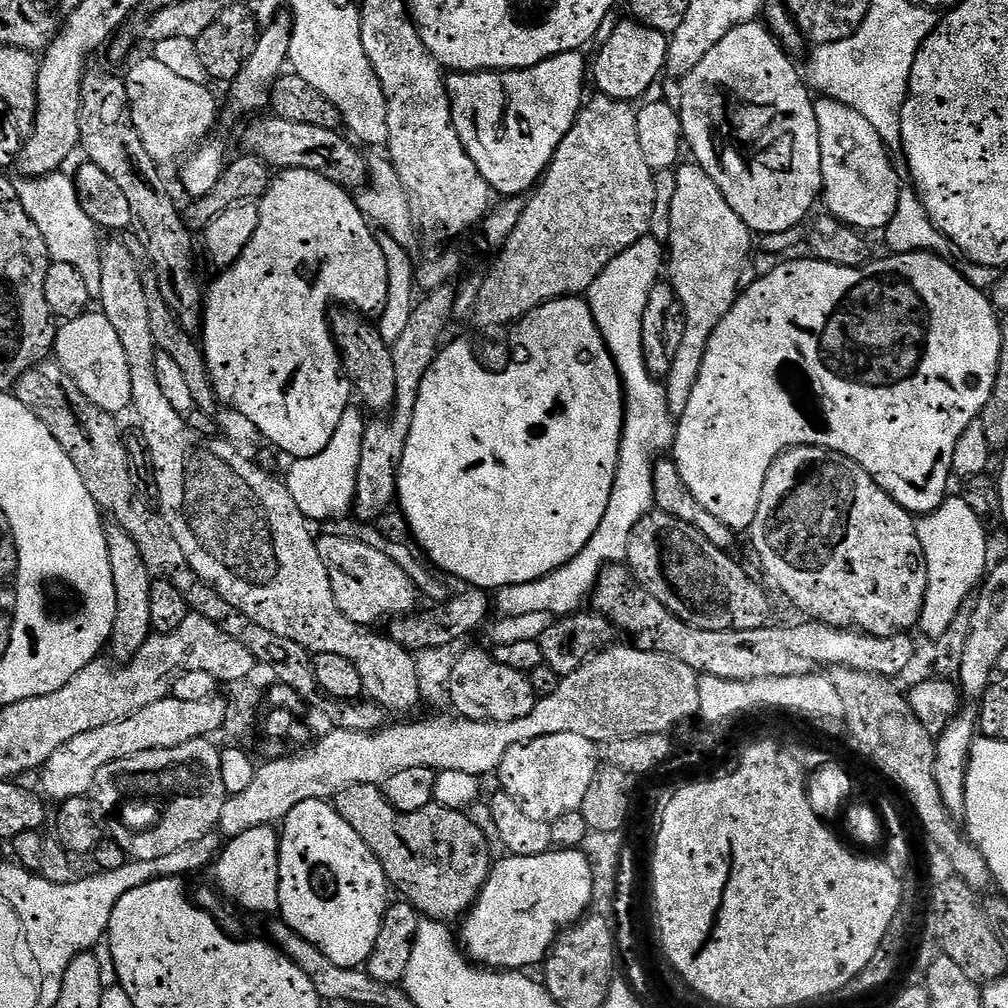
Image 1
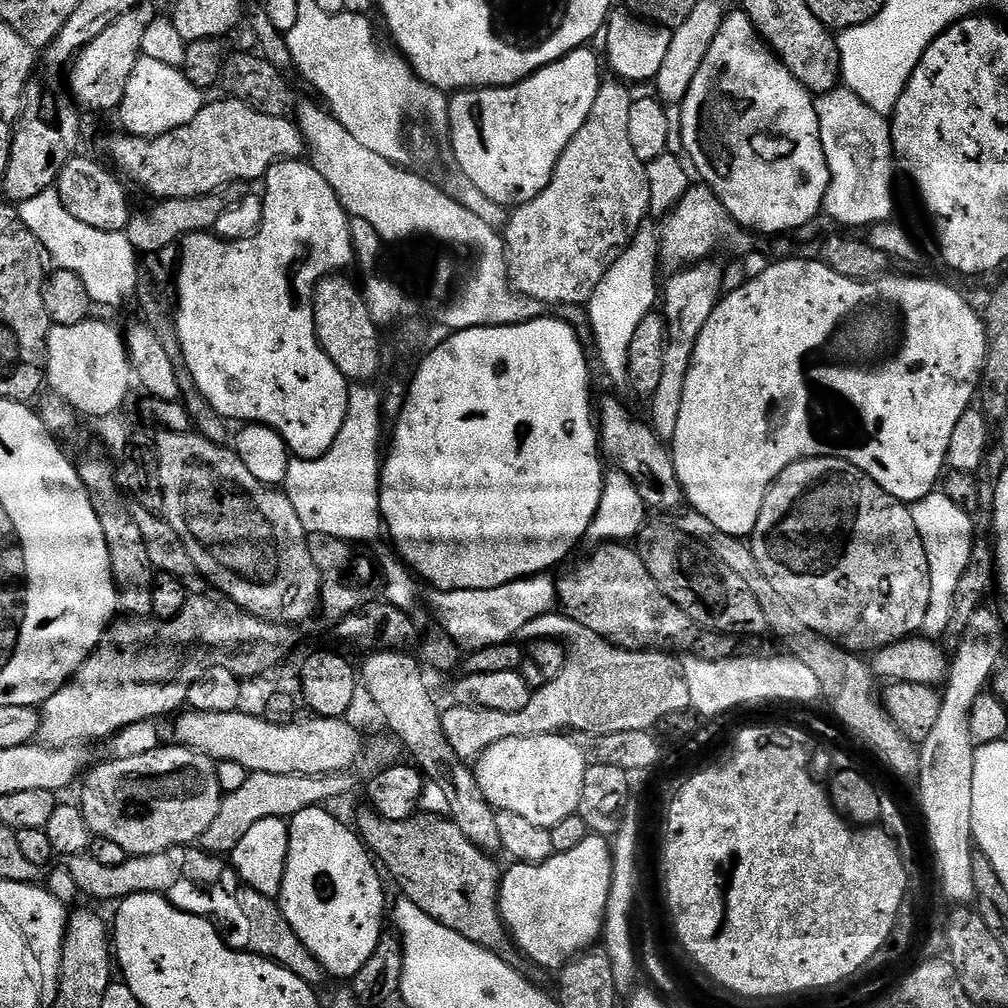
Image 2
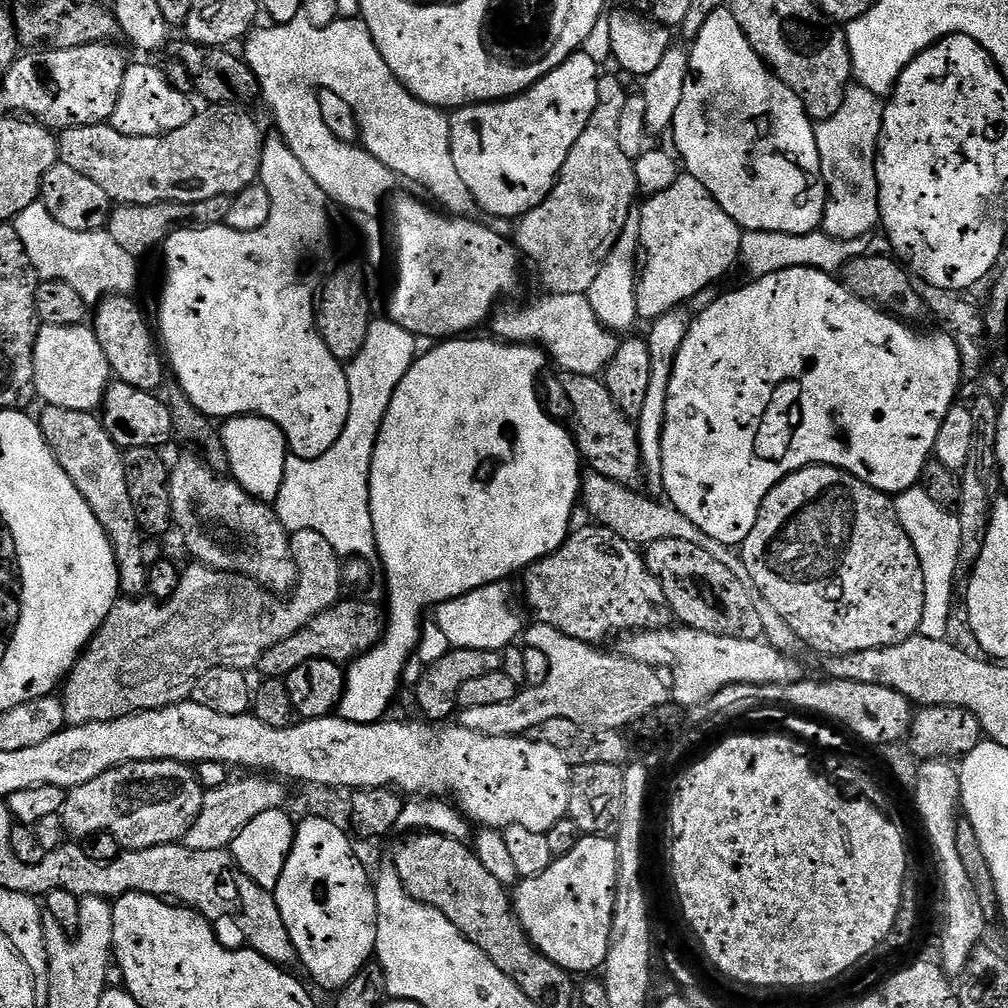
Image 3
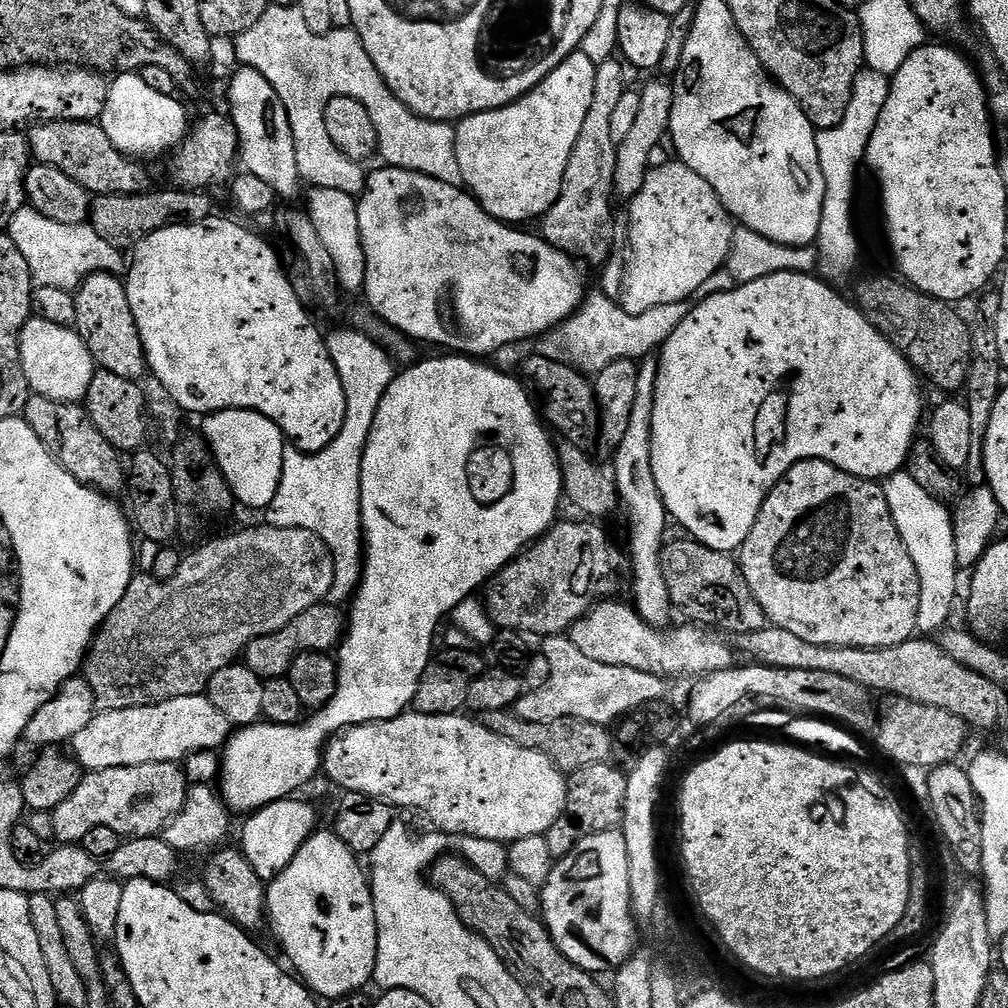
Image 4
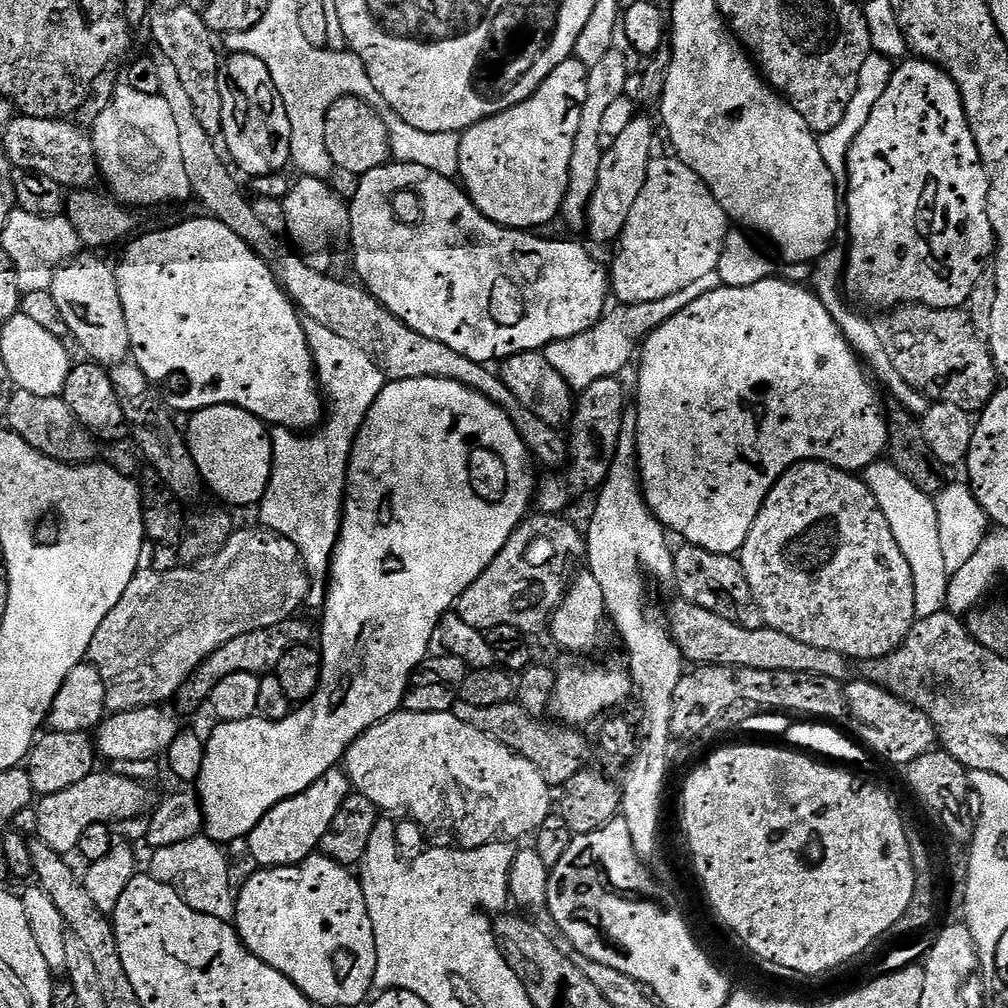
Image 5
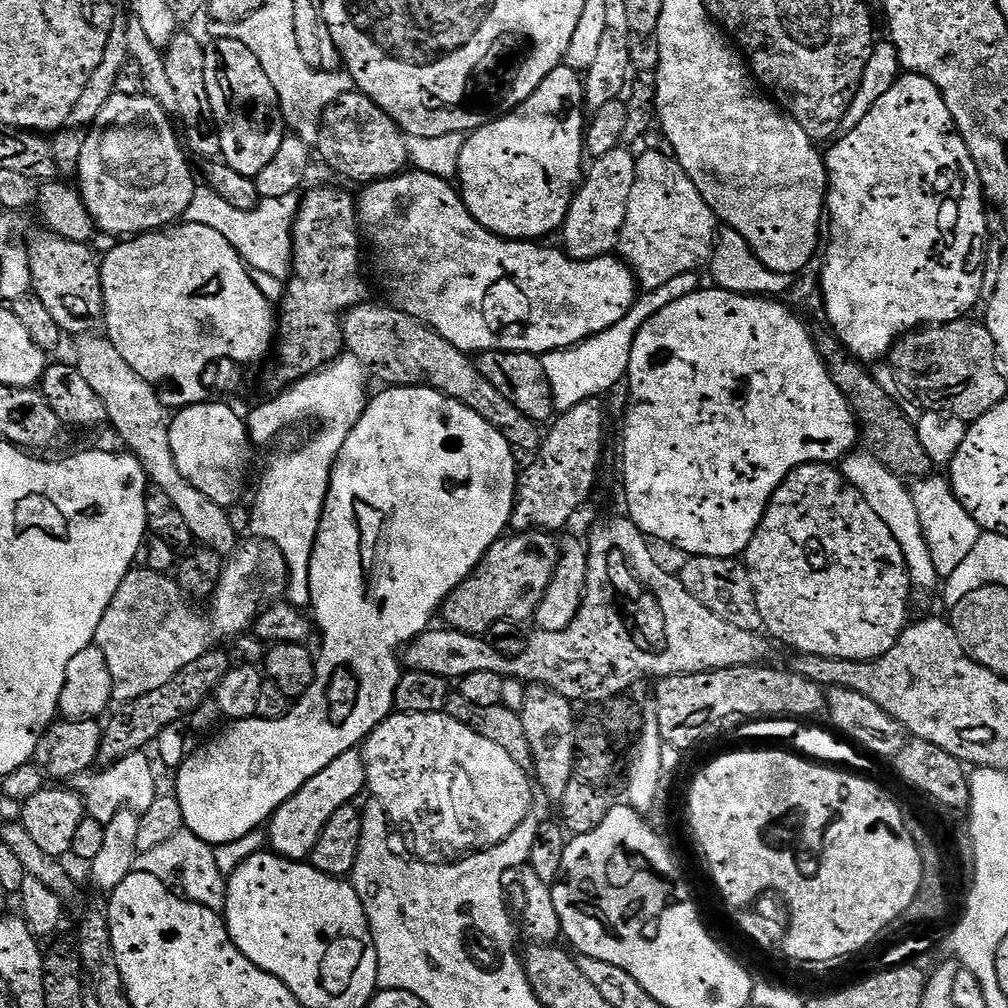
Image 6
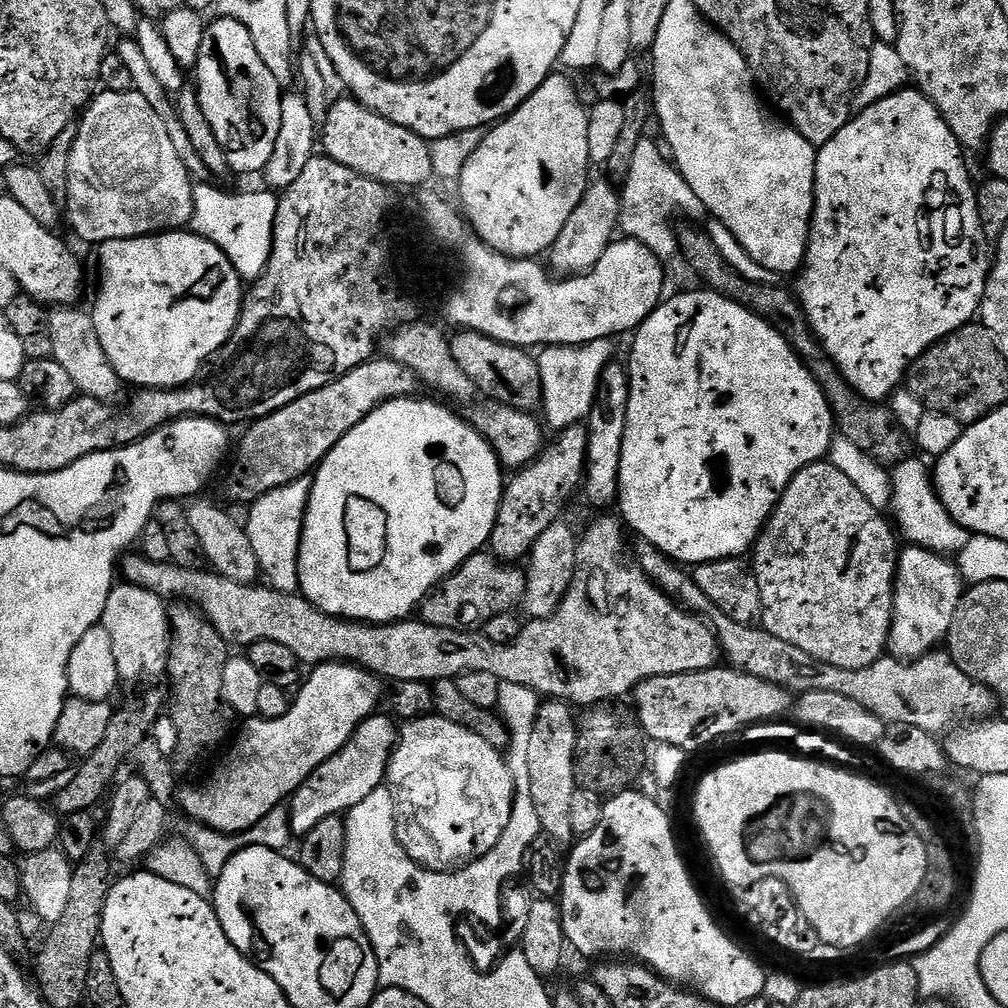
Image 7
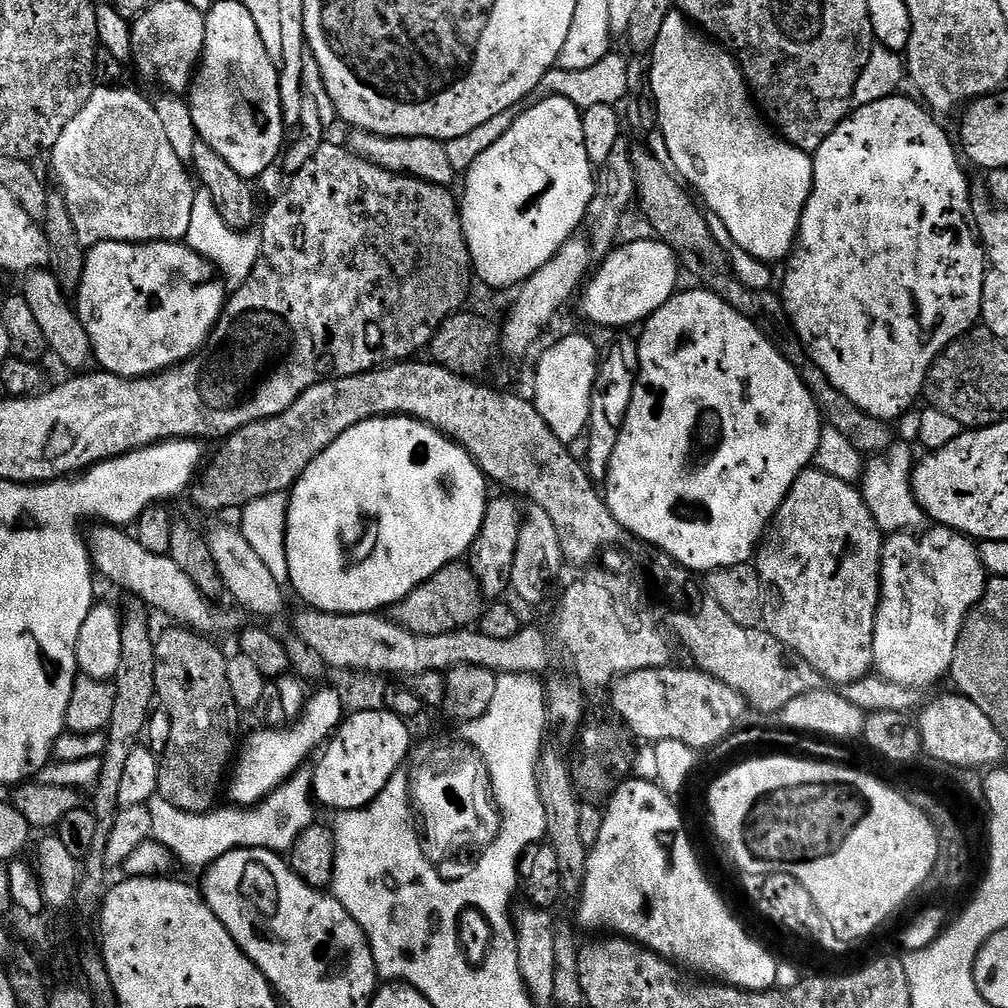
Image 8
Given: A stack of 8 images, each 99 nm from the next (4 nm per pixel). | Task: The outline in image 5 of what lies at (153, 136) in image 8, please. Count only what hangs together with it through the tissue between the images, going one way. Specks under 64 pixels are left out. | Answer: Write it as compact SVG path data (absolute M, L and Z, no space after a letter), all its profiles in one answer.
M117 87L109 106L91 125L90 135L99 179L112 187L111 195L119 203L141 210L192 196L189 177L182 164L177 125L168 103L159 95Z

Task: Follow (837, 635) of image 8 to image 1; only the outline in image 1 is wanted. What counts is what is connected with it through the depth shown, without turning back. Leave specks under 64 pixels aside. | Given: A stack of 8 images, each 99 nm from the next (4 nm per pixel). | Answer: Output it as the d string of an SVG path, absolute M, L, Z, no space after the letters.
M804 444L801 448L789 448L770 466L766 474L766 482L762 486L762 494L758 502L758 510L754 514L754 522L750 529L752 548L764 567L764 572L780 587L780 592L800 612L805 612L812 622L829 624L832 628L851 628L859 630L868 636L898 636L911 633L919 625L922 606L926 602L926 586L928 585L928 567L922 550L922 542L918 538L916 520L913 513L907 512L902 505L894 502L858 462L846 458L829 448L812 448Z

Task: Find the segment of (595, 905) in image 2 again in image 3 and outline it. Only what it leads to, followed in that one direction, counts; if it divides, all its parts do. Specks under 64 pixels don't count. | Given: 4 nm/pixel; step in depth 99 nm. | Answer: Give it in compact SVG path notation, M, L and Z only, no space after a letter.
M581 835L570 854L555 857L542 874L523 877L515 885L516 914L533 946L550 962L573 974L603 969L612 933L619 869L615 839Z

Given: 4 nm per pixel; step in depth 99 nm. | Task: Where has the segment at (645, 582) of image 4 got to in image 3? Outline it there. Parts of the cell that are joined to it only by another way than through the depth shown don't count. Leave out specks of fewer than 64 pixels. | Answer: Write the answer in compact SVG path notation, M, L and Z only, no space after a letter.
M673 310L665 316L656 317L651 325L652 333L646 336L648 349L650 350L650 386L646 390L646 400L642 402L636 429L638 430L638 442L640 443L640 457L644 463L642 472L646 477L646 484L657 490L664 487L664 475L662 474L662 434L664 433L664 402L668 395L668 382L672 377L672 362L680 349L680 343L686 338L689 317L683 316L683 311Z

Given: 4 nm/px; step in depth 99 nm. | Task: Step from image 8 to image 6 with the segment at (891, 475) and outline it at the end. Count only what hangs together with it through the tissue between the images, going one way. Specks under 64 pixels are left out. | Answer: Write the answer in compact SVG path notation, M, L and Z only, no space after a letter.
M929 474L917 479L911 485L914 506L918 509L918 522L922 522L922 534L926 538L926 546L930 546L930 554L934 558L934 570L937 577L945 578L953 574L961 565L970 550L977 545L982 529L970 514L966 514L966 506L958 502L952 489L952 481L947 475Z

